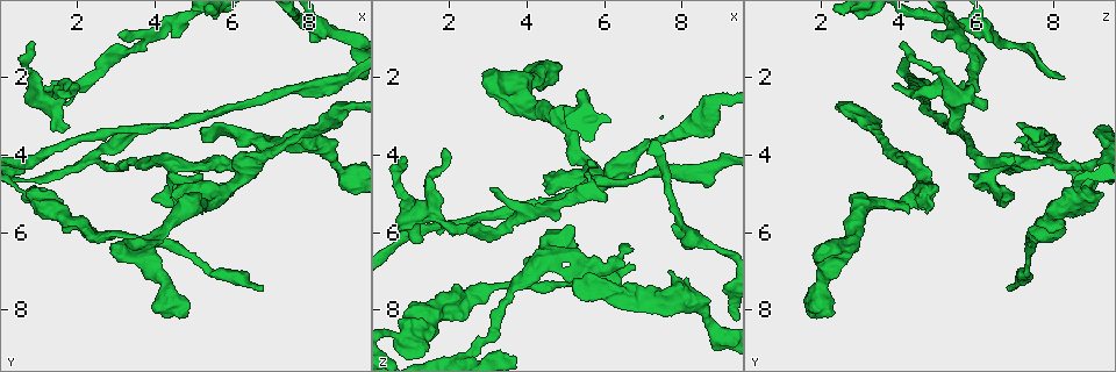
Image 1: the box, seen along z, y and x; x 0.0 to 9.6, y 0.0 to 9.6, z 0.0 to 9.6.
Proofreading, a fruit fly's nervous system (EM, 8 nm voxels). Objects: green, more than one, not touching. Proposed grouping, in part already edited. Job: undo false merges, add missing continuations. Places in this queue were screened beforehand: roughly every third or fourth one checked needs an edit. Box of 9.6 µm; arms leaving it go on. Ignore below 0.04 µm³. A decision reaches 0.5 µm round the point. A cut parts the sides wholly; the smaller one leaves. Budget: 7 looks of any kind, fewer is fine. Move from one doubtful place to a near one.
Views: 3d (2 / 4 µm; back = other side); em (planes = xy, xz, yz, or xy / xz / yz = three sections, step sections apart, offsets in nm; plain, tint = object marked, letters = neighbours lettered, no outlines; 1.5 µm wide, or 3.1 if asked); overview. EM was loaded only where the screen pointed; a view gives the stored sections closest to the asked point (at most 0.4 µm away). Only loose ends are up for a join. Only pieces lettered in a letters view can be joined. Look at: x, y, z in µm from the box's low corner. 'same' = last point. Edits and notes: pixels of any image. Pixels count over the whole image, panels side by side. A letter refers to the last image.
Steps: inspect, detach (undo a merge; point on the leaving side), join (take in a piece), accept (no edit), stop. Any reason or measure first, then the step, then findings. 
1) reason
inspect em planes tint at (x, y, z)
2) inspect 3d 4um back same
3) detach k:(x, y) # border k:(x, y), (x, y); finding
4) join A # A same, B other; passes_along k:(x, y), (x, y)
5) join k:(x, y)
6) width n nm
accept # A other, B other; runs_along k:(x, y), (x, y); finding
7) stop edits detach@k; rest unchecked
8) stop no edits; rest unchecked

thick turns thin
inspect em planes tint at (9.05, 2.05, 4.25)

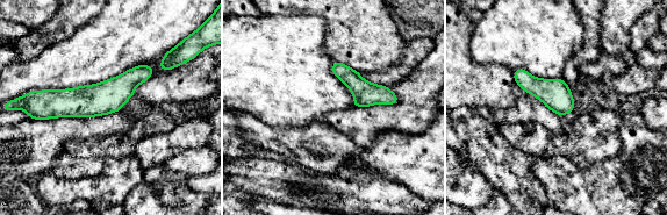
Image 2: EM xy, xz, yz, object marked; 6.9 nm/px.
see the neighbours
inspect em planes letters same

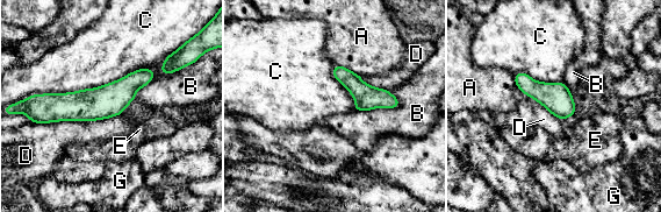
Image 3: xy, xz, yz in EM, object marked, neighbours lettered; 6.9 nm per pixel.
accept # A other, B other, C other, D other, E other, G other; one neuron here

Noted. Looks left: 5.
stops while still wide
inspect em planes letters at (8.10, 3.80, 7.15)

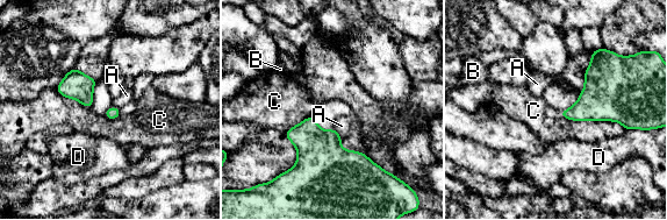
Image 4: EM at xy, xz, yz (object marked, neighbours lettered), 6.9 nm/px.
longest_contact C 440 nm
accept # A other, B other, C other, D other; border 4:(312, 115), (285, 134), (282, 172); no lettered piece goes on from it

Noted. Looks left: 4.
free end
inspect em yz step 8 letters at (6.60, 4.55, 6.35)

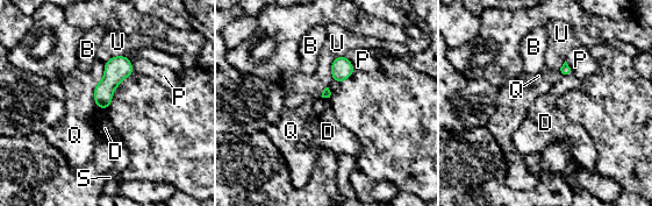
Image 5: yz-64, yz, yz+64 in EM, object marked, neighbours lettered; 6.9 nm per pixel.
accept # B other, D other, P other, Q other, S other, U other; none of them fits

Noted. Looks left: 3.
stop no edits; rest unchecked

